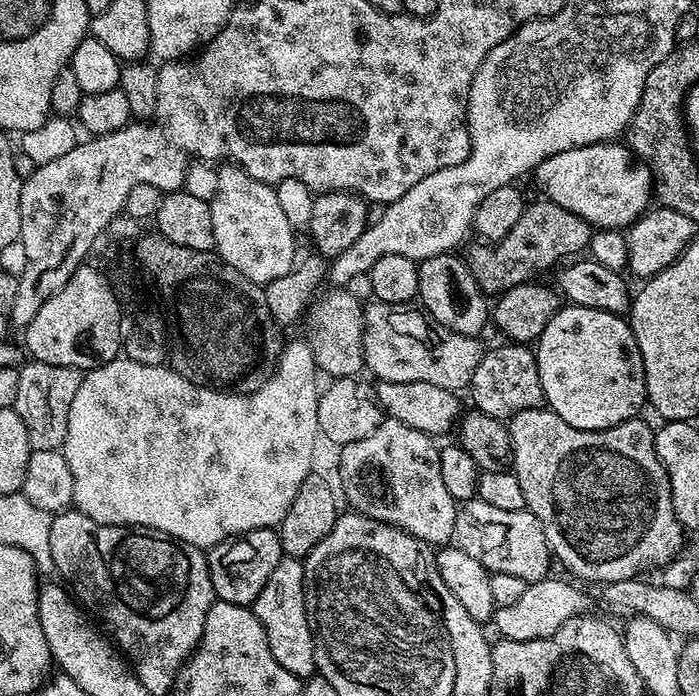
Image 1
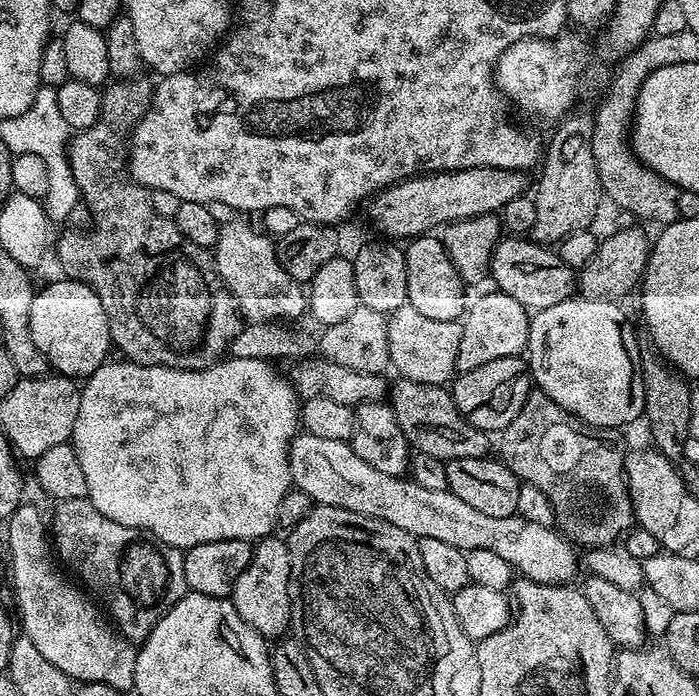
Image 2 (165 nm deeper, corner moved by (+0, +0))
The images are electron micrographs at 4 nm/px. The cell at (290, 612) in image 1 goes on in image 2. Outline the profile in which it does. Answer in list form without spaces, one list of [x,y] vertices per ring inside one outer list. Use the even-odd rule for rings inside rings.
[[[278,536],[264,537],[257,541],[253,549],[252,562],[239,575],[238,582],[230,597],[239,616],[254,628],[260,636],[273,640],[283,637],[294,614],[294,601],[291,594],[292,559],[287,541]]]

